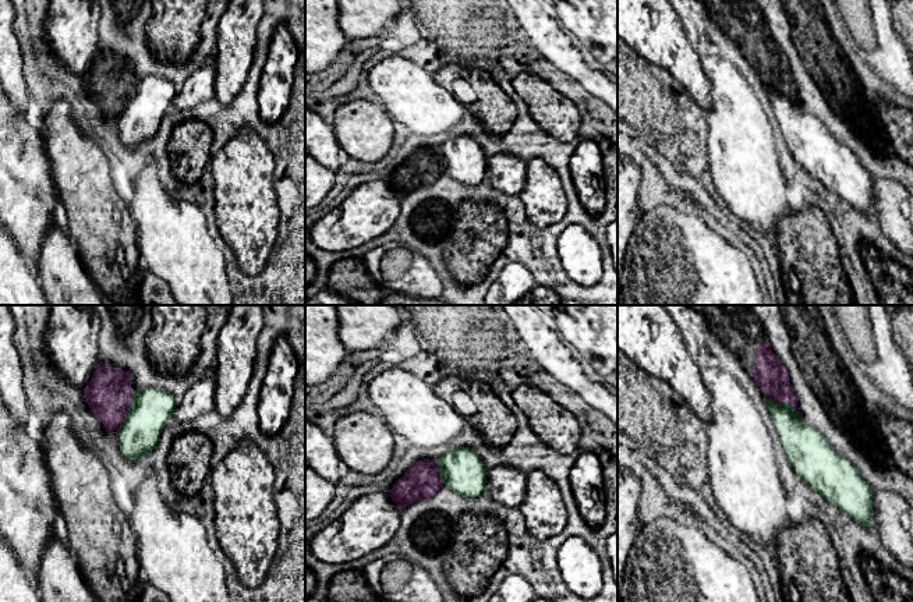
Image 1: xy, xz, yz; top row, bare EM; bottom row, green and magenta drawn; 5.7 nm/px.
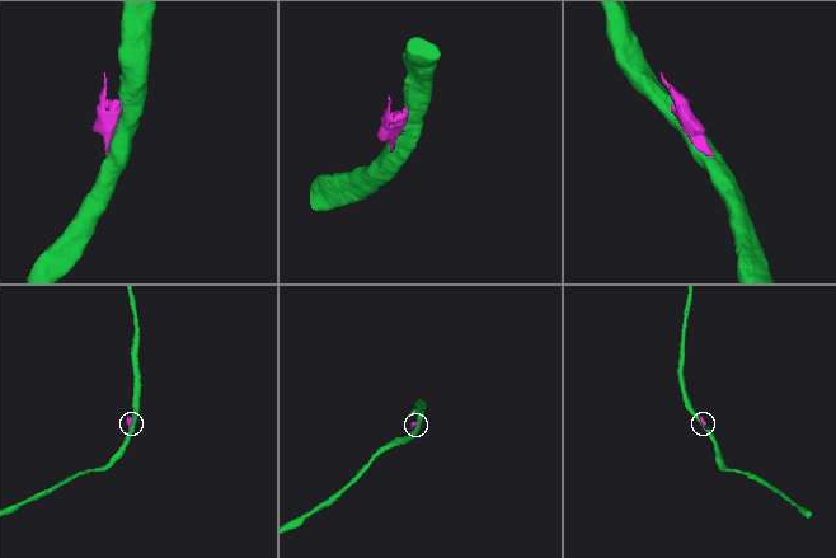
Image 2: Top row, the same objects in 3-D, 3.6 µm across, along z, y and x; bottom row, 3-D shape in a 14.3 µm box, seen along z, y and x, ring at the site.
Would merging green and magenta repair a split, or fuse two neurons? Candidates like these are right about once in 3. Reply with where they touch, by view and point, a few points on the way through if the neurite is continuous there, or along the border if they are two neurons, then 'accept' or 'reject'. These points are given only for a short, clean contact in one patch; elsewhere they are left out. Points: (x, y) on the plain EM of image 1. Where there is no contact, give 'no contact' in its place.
meets green in yz at (784, 89); reject

